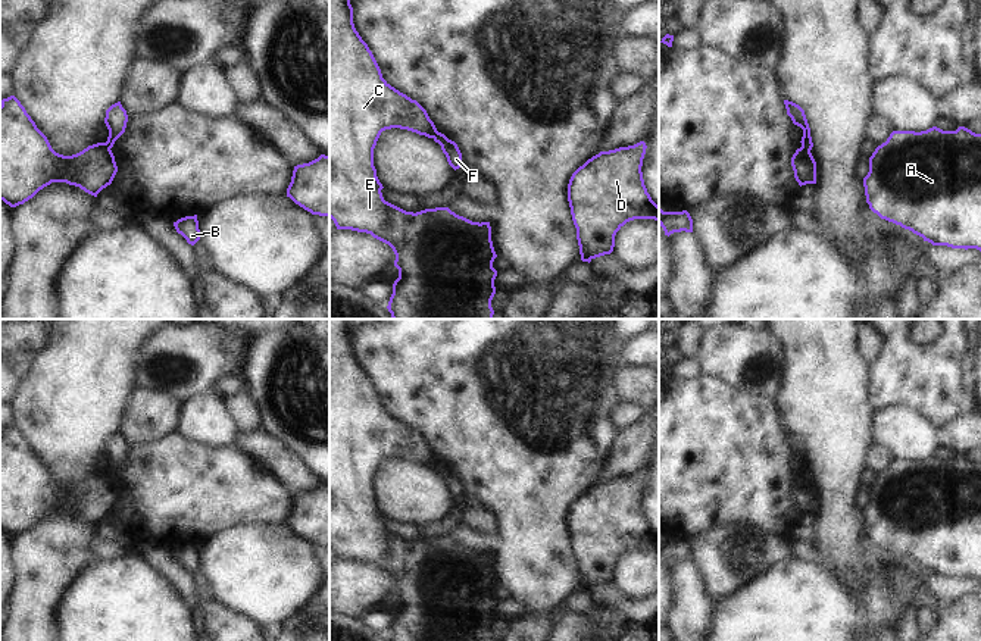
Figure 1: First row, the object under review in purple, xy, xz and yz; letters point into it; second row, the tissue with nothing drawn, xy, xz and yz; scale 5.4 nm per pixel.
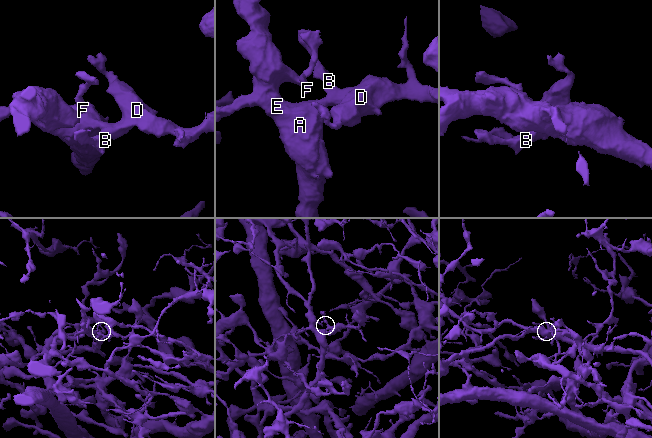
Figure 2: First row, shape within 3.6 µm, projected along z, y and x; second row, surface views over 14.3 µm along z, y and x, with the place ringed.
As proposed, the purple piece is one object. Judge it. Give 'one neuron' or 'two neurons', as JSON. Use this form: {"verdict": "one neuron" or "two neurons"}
{"verdict": "two neurons"}

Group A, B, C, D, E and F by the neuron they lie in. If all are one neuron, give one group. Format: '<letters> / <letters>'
A B C D E / F

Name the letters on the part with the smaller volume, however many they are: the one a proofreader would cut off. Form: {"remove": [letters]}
{"remove": ["F"]}

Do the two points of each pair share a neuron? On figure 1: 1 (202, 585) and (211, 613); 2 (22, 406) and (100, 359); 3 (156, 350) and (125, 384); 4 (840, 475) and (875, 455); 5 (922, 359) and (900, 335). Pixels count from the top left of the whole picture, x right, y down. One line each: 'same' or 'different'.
1: different
2: same
3: different
4: different
5: same

